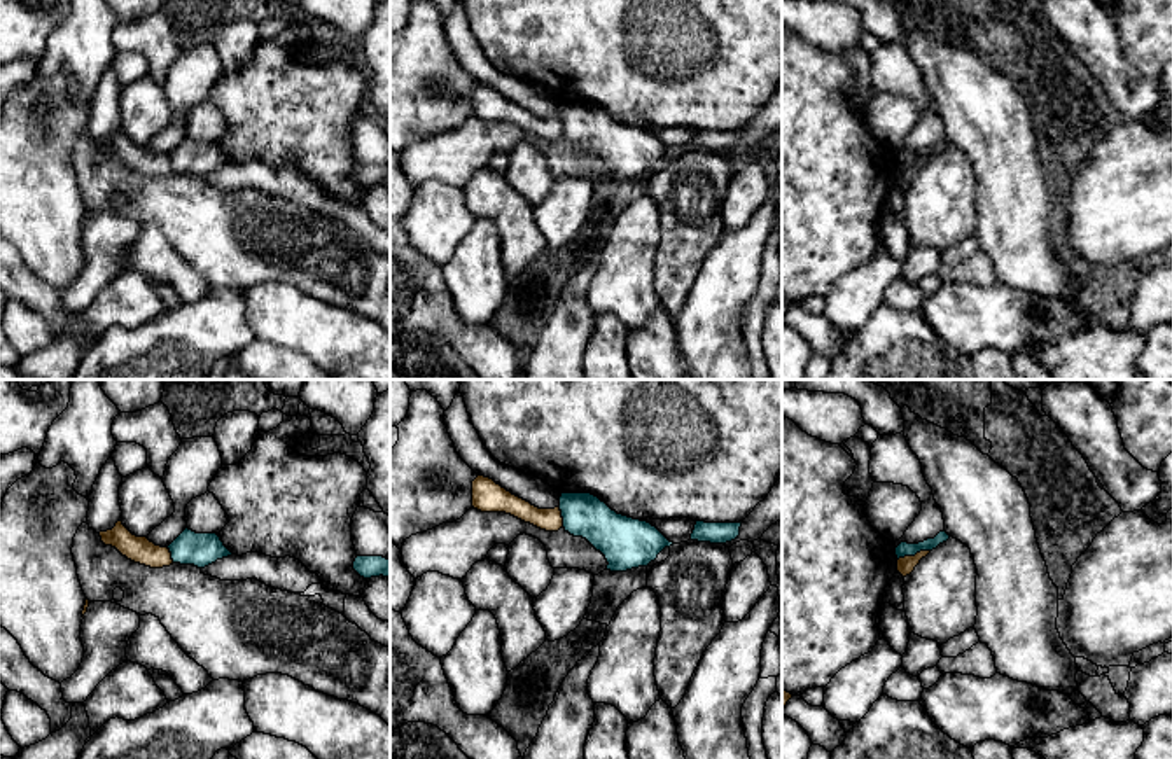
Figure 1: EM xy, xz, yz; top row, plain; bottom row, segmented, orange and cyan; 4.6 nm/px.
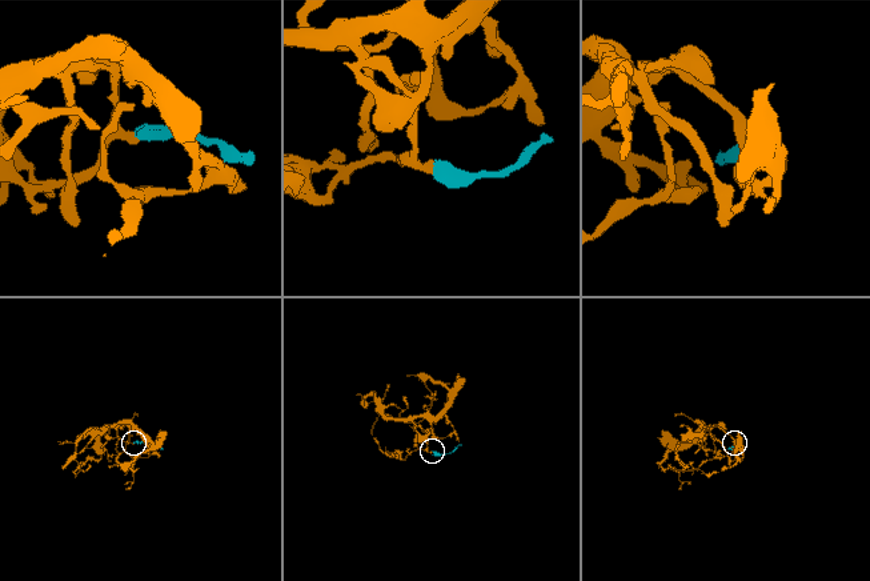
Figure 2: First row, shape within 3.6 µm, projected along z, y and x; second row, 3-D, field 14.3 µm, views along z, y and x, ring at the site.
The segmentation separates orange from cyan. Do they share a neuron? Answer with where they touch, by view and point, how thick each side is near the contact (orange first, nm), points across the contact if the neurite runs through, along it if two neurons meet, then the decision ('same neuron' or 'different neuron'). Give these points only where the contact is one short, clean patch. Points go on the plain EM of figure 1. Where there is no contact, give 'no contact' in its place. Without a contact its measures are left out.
yz (915, 163) | 80/70 nm | along yz (929, 158), (920, 158), (898, 168) | different neuron

